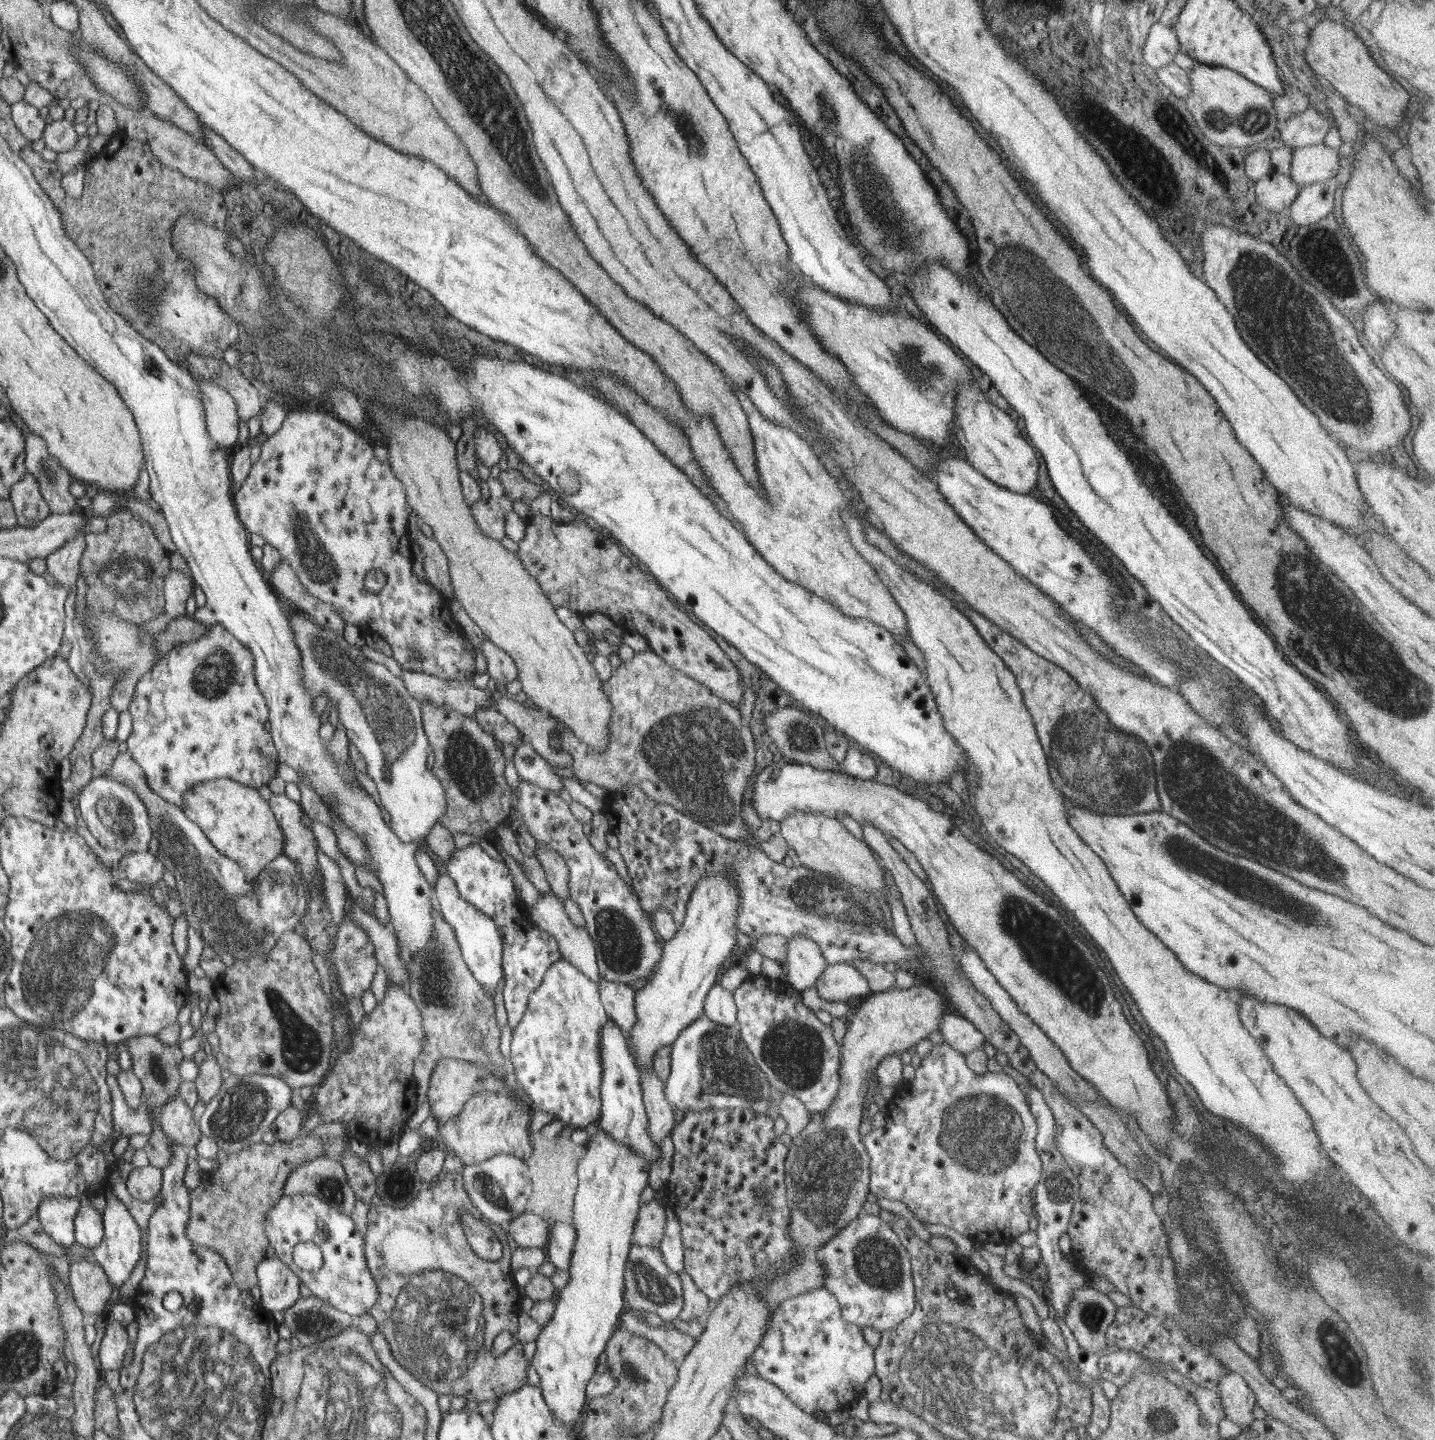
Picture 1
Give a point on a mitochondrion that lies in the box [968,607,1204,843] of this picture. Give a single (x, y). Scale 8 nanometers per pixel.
(1092, 762)

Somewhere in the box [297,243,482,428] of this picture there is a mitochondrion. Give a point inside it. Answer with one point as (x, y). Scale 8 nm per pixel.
(378, 344)

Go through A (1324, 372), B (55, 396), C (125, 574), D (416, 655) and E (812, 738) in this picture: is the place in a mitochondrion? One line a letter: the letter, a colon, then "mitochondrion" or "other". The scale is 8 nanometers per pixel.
A: mitochondrion
B: other
C: mitochondrion
D: mitochondrion
E: other

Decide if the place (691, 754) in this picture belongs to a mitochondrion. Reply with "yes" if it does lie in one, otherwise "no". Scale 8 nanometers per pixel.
yes

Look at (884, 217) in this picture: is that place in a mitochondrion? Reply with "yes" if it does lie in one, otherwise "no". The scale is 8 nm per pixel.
yes

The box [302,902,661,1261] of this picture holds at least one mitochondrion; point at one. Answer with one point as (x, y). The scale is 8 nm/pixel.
(621, 950)

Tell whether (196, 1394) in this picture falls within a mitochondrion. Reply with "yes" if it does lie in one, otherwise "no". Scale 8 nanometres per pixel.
yes

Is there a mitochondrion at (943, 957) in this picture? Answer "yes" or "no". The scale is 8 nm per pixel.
no

